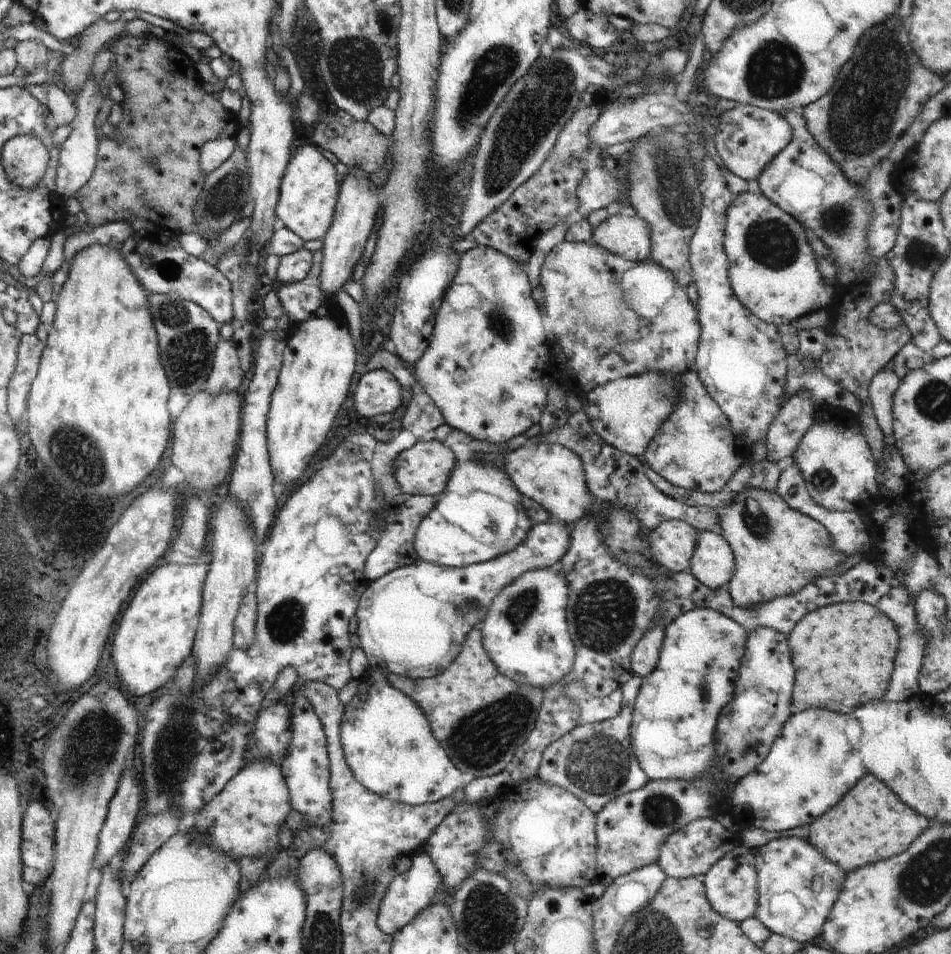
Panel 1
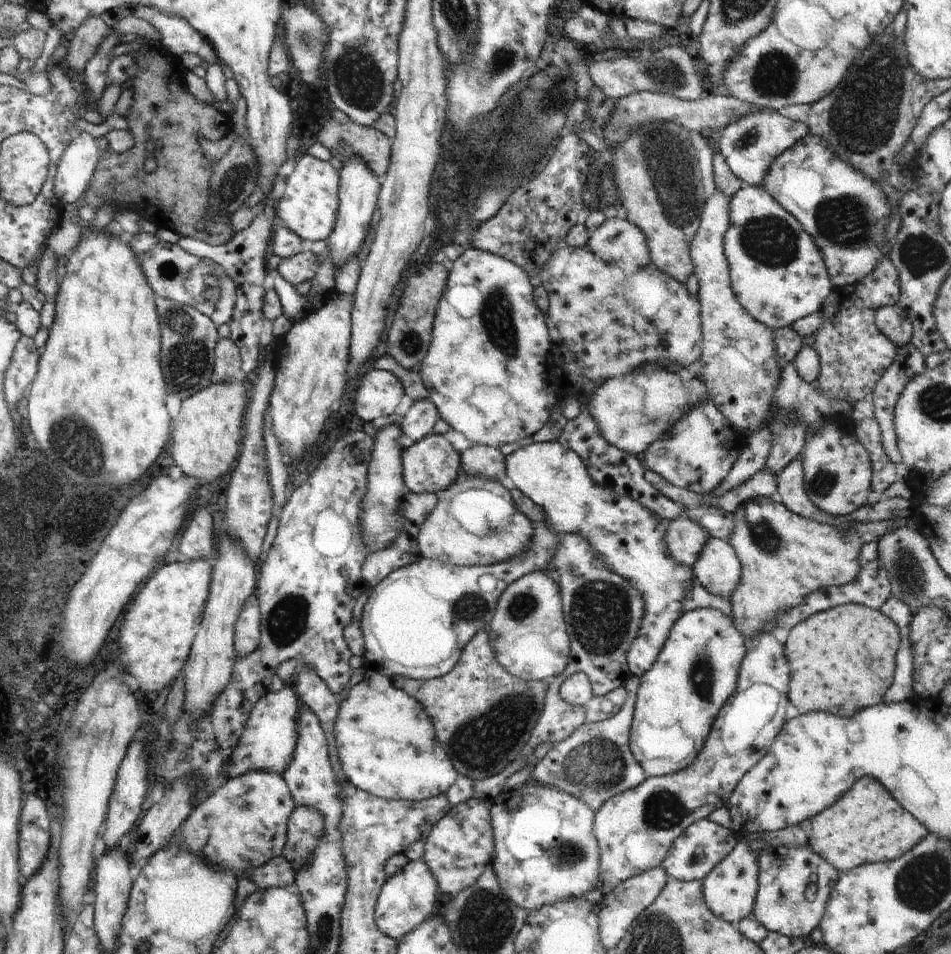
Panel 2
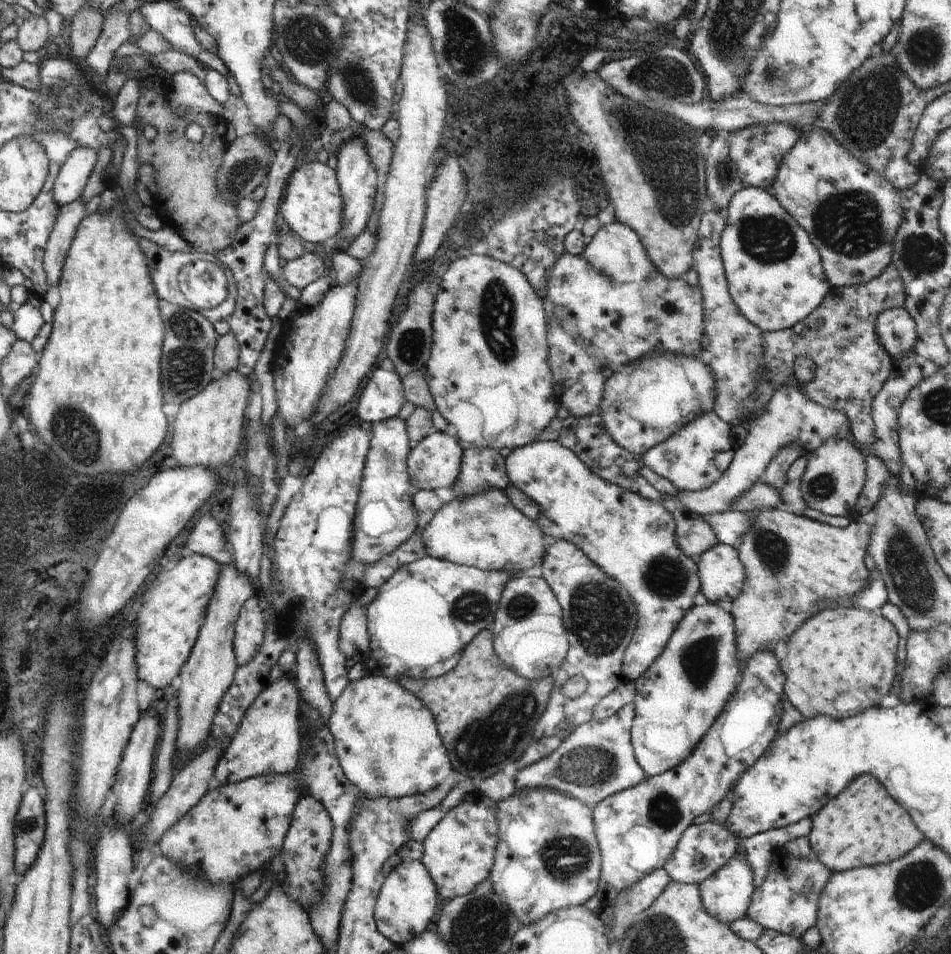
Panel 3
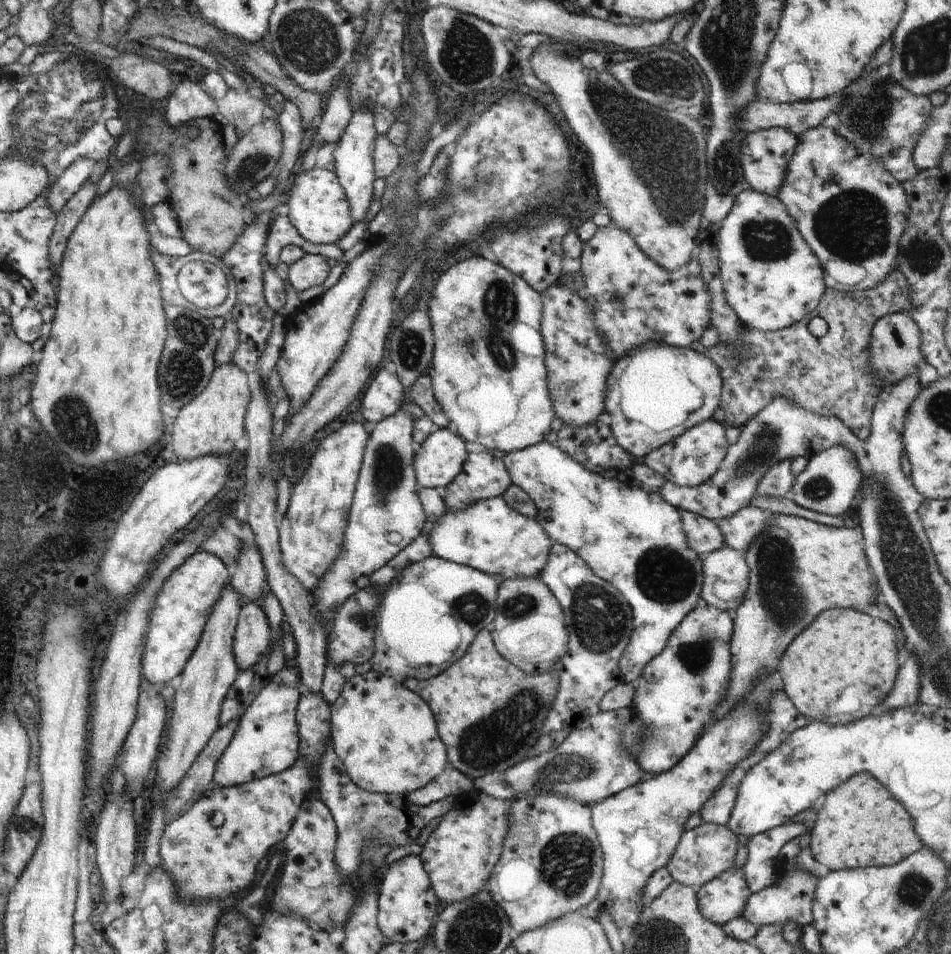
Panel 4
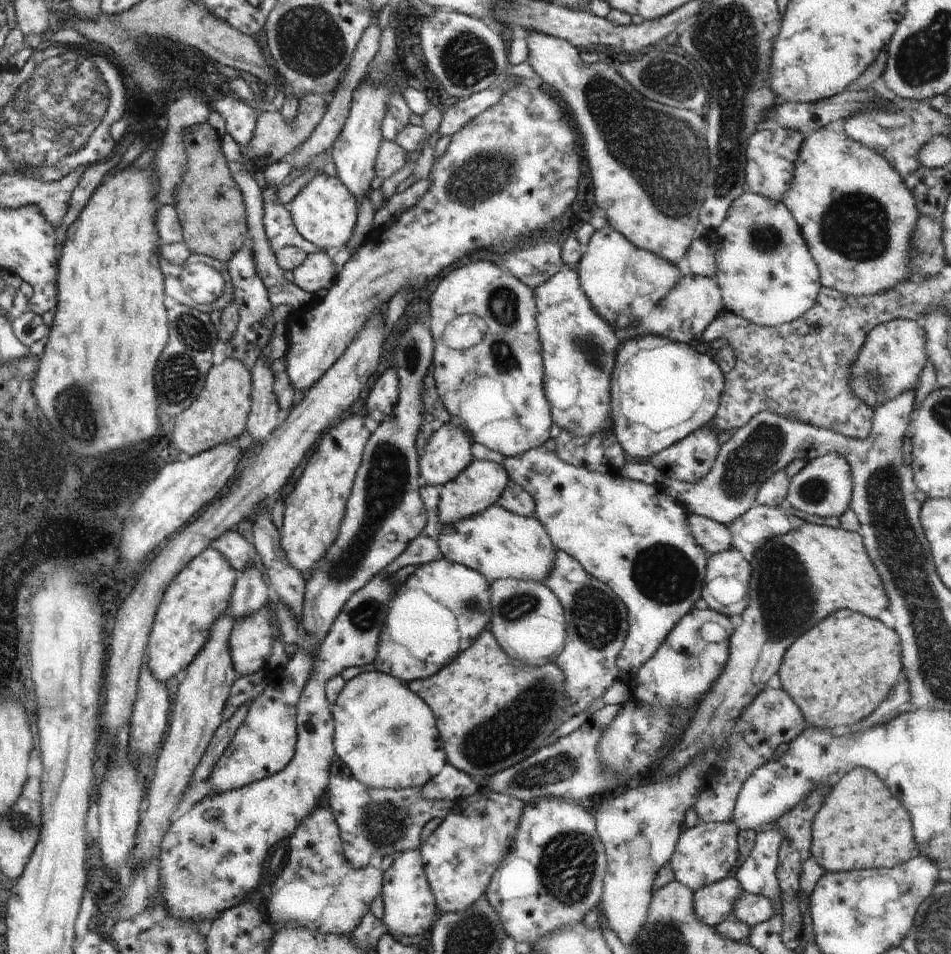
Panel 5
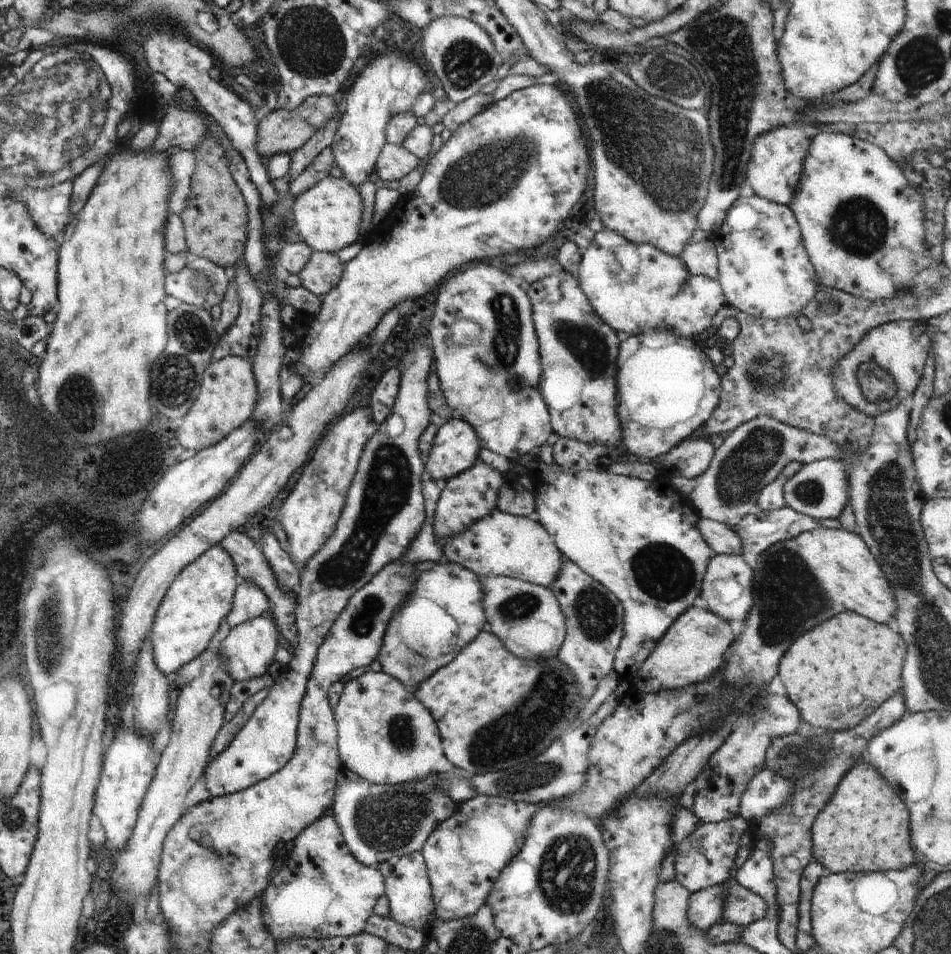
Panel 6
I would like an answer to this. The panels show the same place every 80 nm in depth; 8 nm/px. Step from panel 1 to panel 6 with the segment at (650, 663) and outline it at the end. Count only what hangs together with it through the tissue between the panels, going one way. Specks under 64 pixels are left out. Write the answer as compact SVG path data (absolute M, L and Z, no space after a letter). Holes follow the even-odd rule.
M524 455L518 462L512 463L512 468L523 472L542 472L542 479L534 484L538 522L550 533L564 558L570 559L588 576L603 584L623 606L625 634L613 668L621 678L628 674L633 674L633 677L638 674L641 662L650 656L665 630L687 608L692 607L694 599L701 594L707 564L715 552L696 526L700 516L684 498L661 488L656 479L648 483L626 475L615 475L606 468L575 473L562 469L556 463L547 465L537 457Z

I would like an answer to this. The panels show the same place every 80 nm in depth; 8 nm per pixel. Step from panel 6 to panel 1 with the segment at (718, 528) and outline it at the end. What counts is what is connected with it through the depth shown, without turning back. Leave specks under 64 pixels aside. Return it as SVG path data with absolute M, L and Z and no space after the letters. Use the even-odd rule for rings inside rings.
M664 520L649 532L648 544L654 562L666 571L690 571L690 558L696 548L696 531L680 520Z

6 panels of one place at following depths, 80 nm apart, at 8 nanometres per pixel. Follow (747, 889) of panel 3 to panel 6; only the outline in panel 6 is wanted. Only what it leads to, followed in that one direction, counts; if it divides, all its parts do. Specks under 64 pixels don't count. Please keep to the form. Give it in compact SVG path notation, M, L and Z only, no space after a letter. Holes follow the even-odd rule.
M723 884L690 895L687 919L692 928L706 932L712 925L721 922Z

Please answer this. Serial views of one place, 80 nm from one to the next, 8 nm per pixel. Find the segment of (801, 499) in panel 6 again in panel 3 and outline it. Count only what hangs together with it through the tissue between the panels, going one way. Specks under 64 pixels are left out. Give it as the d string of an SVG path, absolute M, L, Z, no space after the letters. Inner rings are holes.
M838 436L828 438L804 455L807 464L800 490L809 509L832 517L849 517L866 482L866 457L852 442Z

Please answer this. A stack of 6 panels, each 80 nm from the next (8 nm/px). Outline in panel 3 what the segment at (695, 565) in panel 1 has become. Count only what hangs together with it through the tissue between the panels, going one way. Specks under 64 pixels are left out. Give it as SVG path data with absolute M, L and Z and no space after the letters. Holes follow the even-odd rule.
M714 544L697 560L700 588L708 603L732 603L744 586L744 566L737 550L728 544Z

